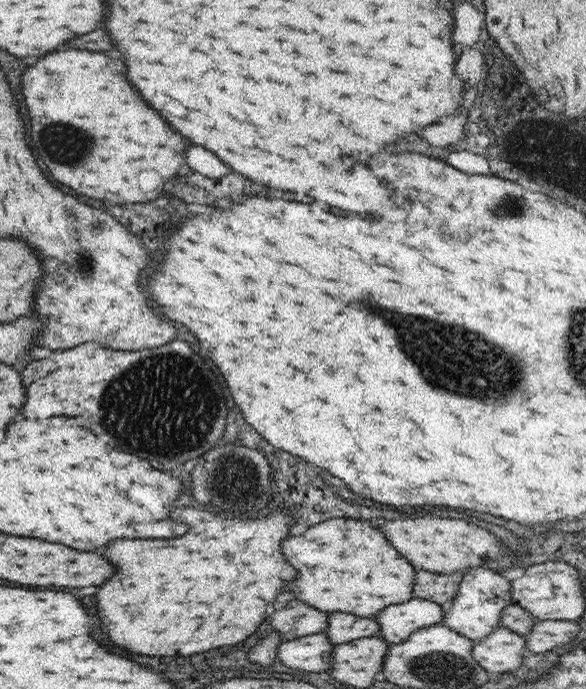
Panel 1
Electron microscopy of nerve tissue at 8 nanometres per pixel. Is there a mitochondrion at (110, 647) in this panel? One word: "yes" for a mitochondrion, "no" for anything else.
no

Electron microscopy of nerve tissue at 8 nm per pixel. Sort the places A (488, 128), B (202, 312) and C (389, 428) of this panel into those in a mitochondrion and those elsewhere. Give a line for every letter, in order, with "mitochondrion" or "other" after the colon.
A: other
B: other
C: other

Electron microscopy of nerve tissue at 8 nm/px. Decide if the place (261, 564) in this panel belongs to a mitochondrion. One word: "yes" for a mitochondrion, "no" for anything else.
no

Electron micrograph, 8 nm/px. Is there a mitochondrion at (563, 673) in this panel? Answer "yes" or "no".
no

